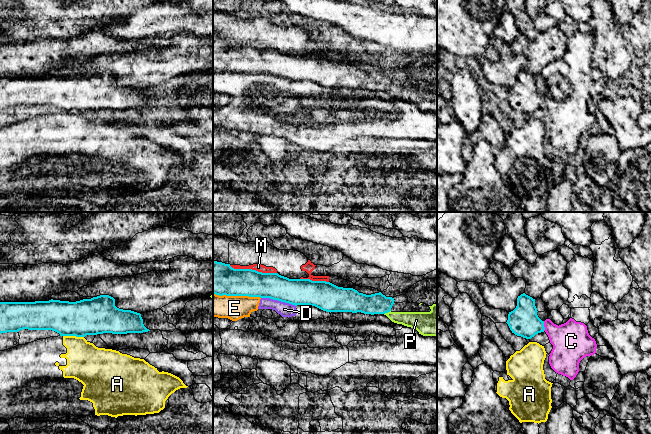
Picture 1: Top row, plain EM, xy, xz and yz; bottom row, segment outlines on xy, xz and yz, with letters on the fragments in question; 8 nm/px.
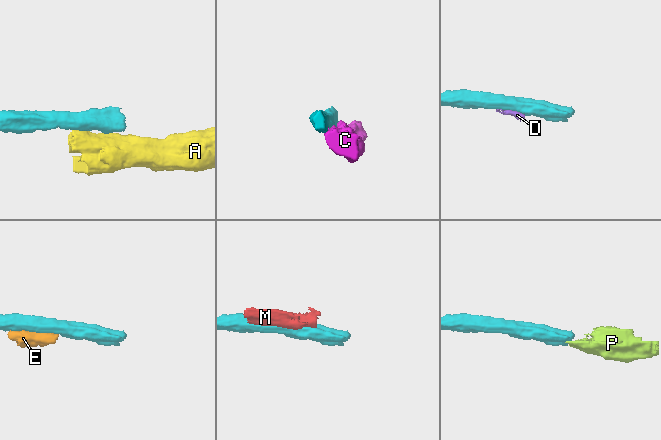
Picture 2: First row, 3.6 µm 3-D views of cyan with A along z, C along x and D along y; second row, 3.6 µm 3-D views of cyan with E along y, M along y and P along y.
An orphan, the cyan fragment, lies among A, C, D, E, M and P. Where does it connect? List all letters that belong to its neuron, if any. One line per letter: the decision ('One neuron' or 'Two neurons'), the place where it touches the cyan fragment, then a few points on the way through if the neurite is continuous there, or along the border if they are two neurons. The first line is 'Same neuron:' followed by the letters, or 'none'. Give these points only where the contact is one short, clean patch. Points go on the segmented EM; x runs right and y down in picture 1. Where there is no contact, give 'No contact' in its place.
Same neuron: P
A: Two neurons. Touches cyan at xy (73, 335)
C: Two neurons. Touches cyan at yz (543, 326)
D: Two neurons. Touches cyan at xz (278, 300). Boundary: xz (261, 297), (277, 299), (295, 306)
E: Two neurons. Touches cyan at xz (237, 295)
M: Two neurons. Touches cyan at xz (253, 270)
P: One neuron. Touches cyan at xz (387, 312). Path across: xz (377, 303), (387, 312), (395, 317), (417, 320)

